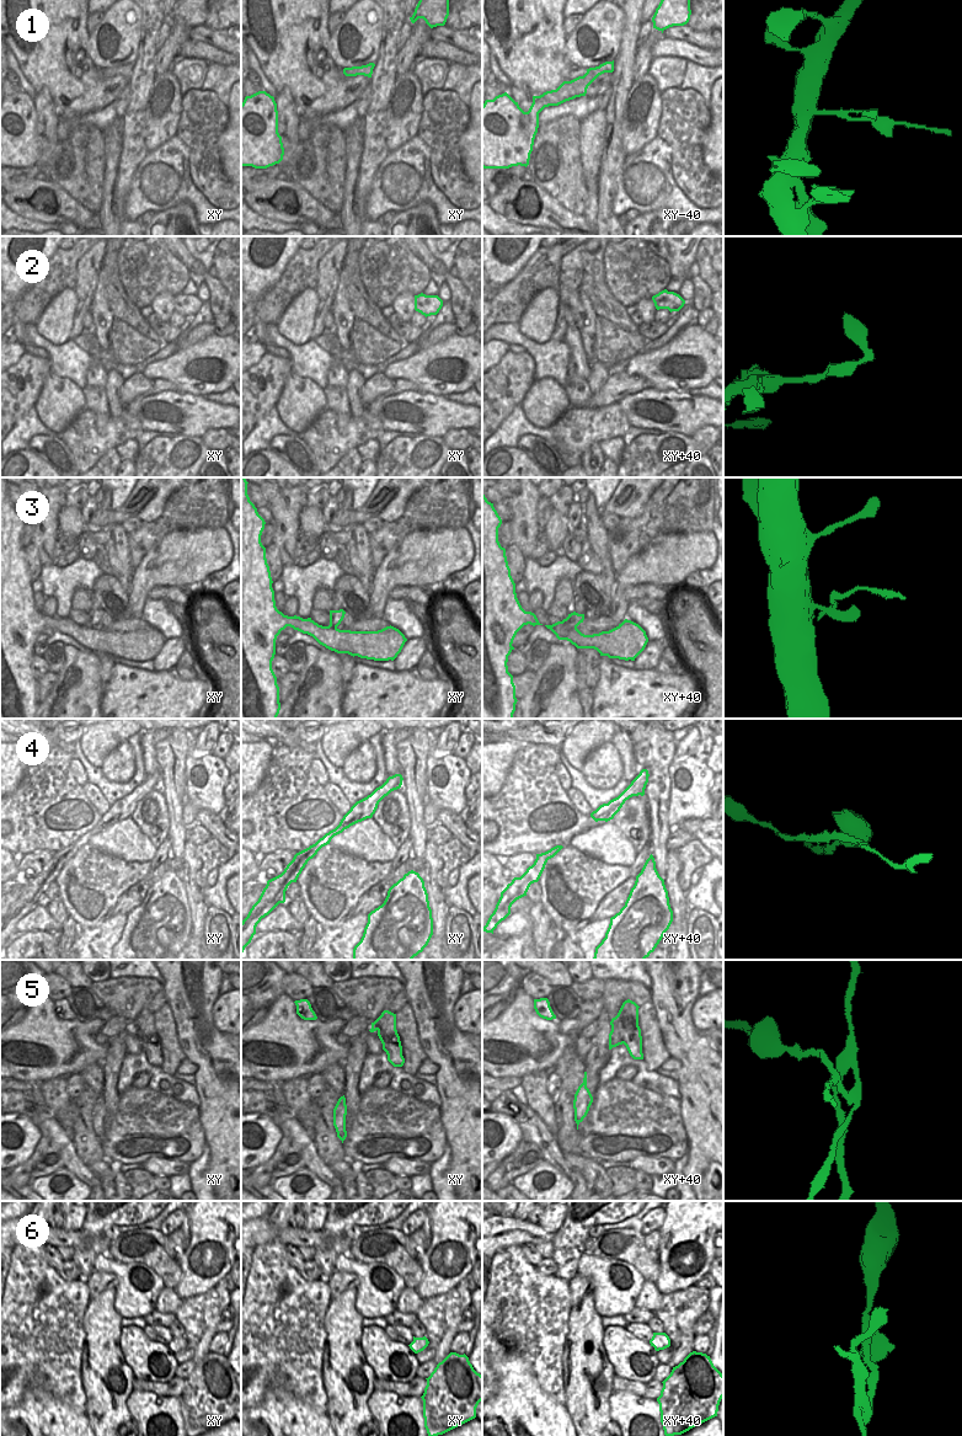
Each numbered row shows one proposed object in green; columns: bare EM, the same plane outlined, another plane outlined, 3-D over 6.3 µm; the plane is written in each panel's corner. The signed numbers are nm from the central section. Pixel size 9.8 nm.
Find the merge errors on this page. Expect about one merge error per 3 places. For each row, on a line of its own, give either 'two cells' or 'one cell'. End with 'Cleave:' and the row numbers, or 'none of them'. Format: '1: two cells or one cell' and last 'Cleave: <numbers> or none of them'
1: two cells
2: one cell
3: one cell
4: two cells
5: two cells
6: one cell
Cleave: 1, 4, 5

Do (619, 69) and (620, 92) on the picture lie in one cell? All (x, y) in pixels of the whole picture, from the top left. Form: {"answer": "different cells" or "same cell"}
{"answer": "same cell"}

